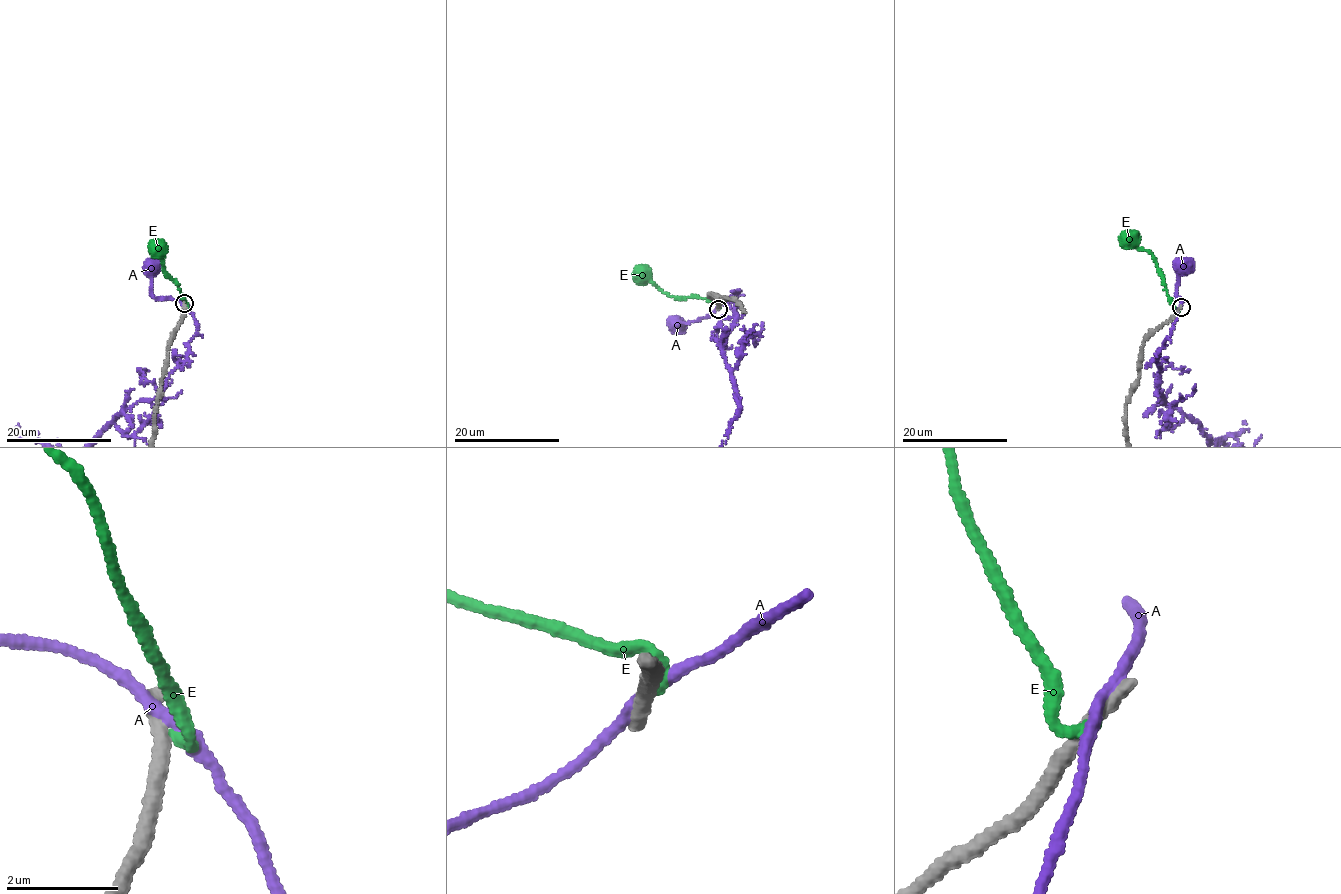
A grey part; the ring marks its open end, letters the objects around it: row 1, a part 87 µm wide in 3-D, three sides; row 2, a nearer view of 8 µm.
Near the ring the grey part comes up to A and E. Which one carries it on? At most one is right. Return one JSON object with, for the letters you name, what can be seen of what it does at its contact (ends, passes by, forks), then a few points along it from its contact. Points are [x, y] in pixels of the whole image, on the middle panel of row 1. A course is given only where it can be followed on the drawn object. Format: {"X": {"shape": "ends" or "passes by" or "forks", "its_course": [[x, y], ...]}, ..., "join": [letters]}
{"join": []}

